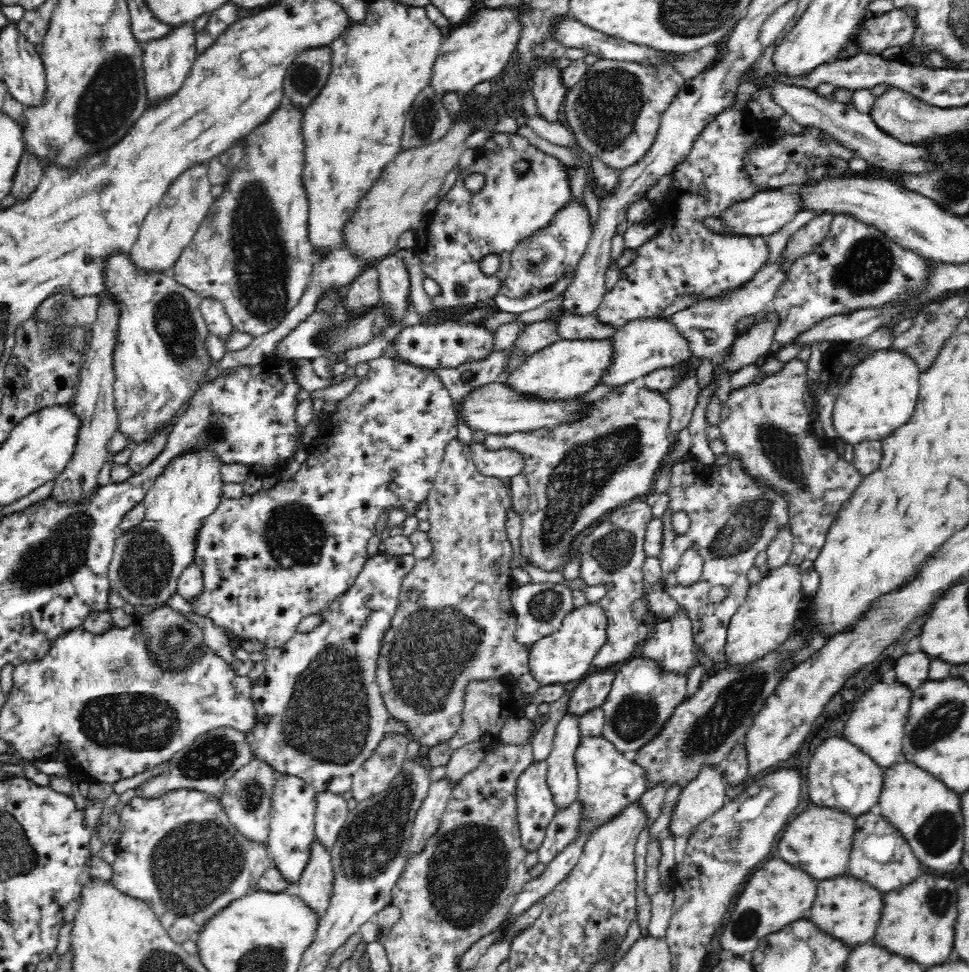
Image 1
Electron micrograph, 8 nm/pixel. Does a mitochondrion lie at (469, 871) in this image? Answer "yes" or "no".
yes

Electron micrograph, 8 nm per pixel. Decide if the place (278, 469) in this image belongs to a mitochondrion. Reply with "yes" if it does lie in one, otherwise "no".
no

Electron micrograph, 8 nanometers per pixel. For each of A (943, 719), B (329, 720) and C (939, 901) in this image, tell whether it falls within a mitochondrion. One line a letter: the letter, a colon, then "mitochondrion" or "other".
A: mitochondrion
B: mitochondrion
C: mitochondrion

